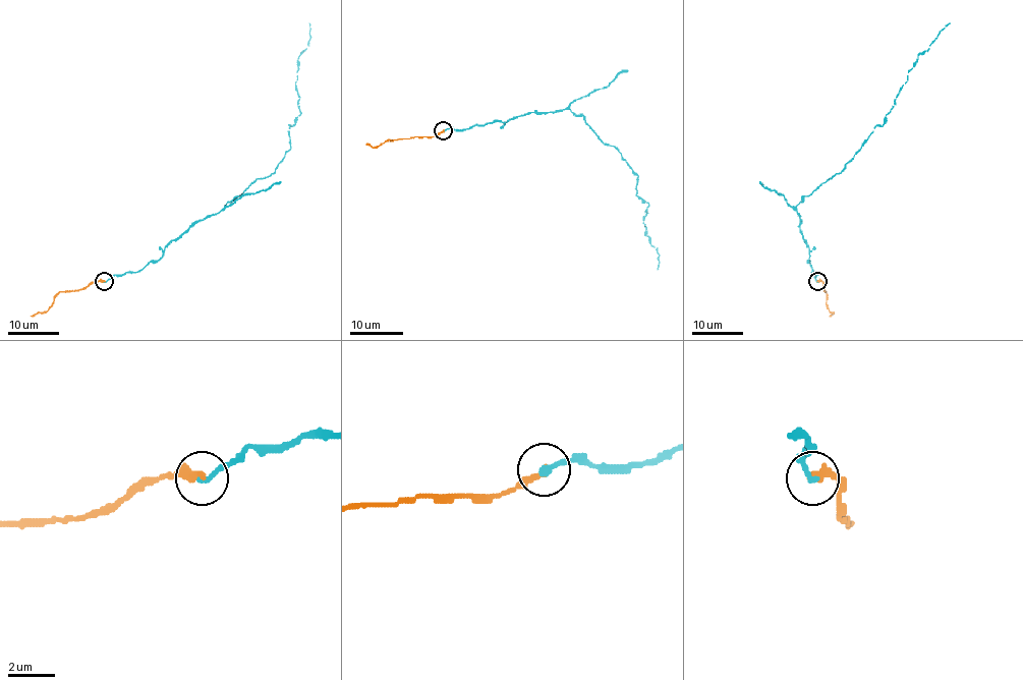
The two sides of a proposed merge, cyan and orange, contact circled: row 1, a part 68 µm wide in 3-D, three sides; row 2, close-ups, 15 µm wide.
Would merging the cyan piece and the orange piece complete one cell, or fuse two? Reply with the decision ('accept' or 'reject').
accept

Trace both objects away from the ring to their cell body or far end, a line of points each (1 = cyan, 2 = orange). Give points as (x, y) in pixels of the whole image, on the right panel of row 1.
1: (816, 282), (796, 206), (839, 174), (884, 122), (908, 71), (950, 22)
2: (816, 282), (823, 283), (826, 306), (834, 313), (830, 316)

